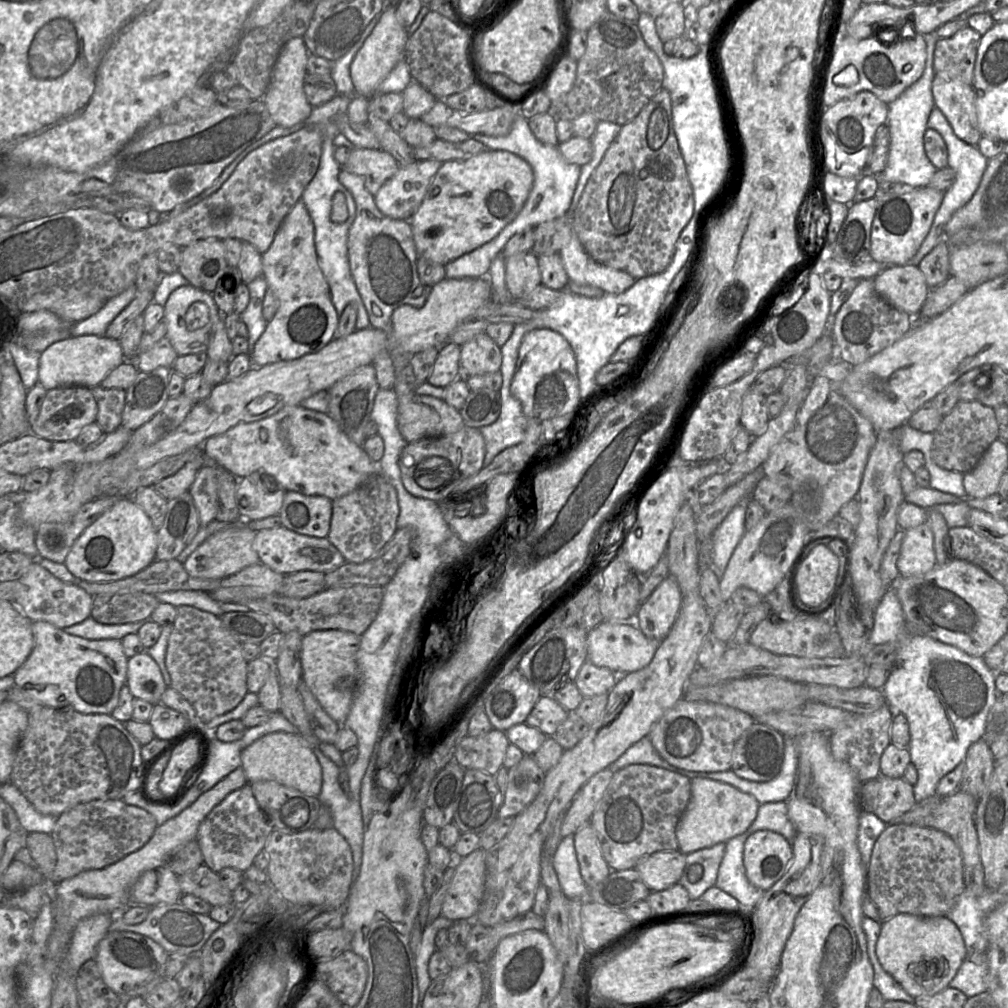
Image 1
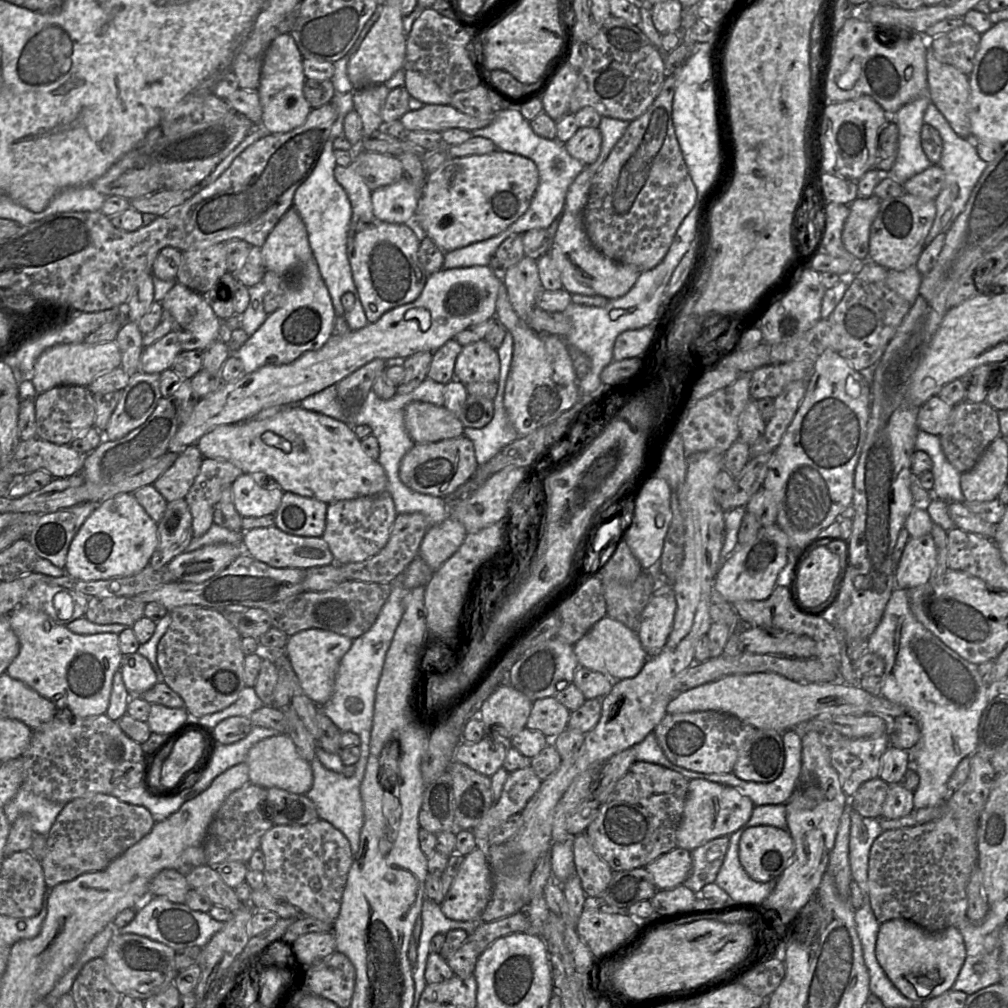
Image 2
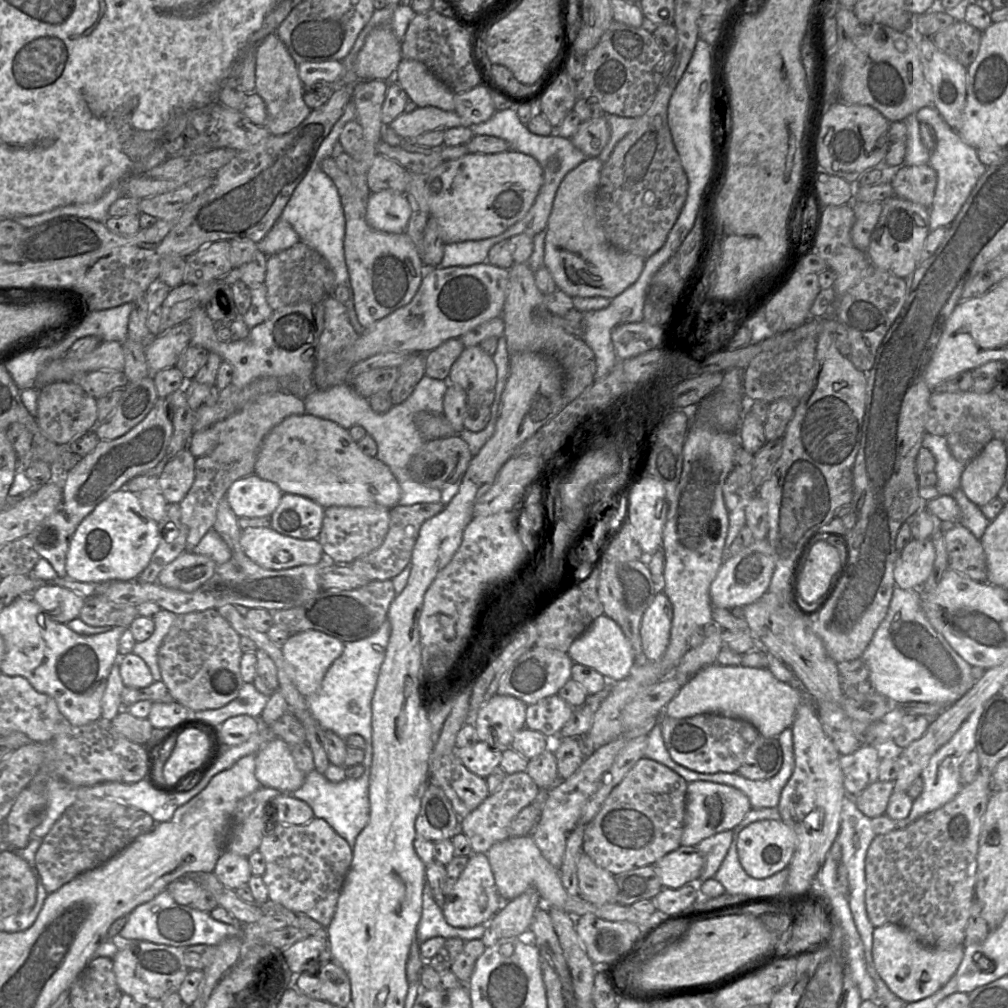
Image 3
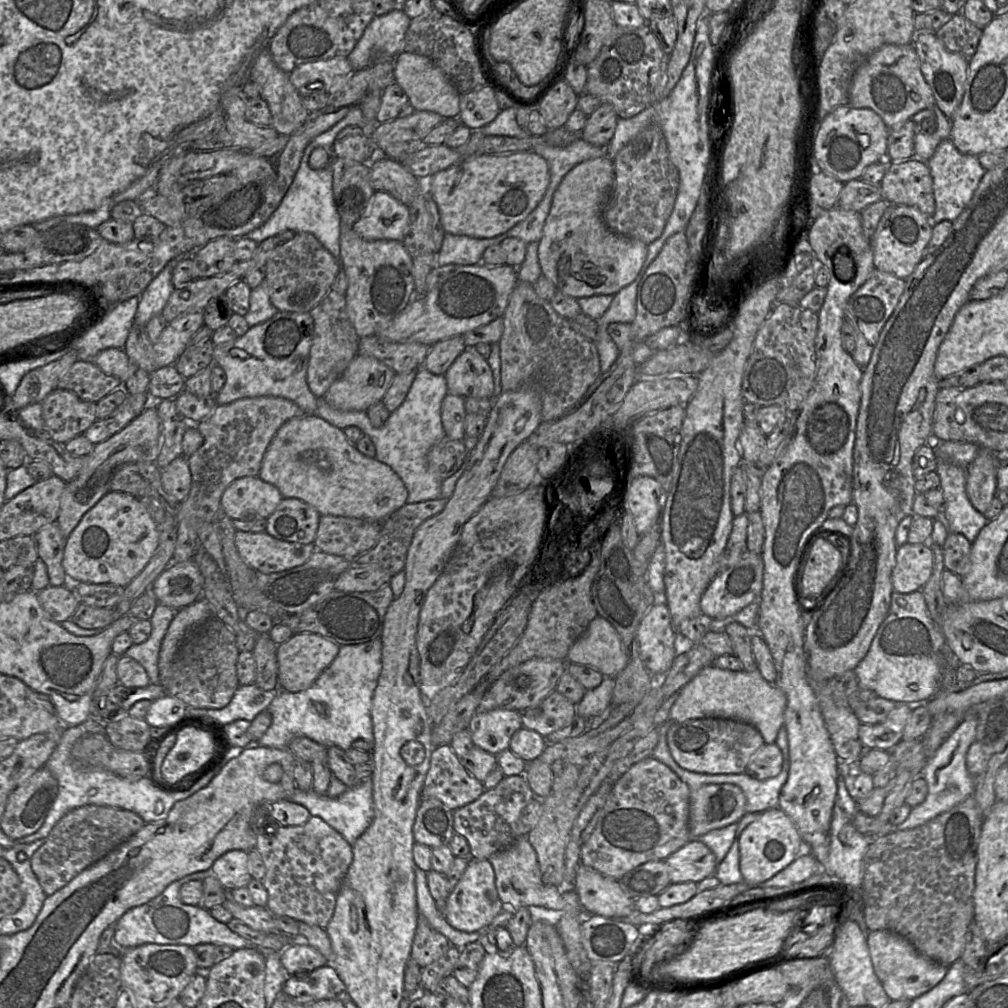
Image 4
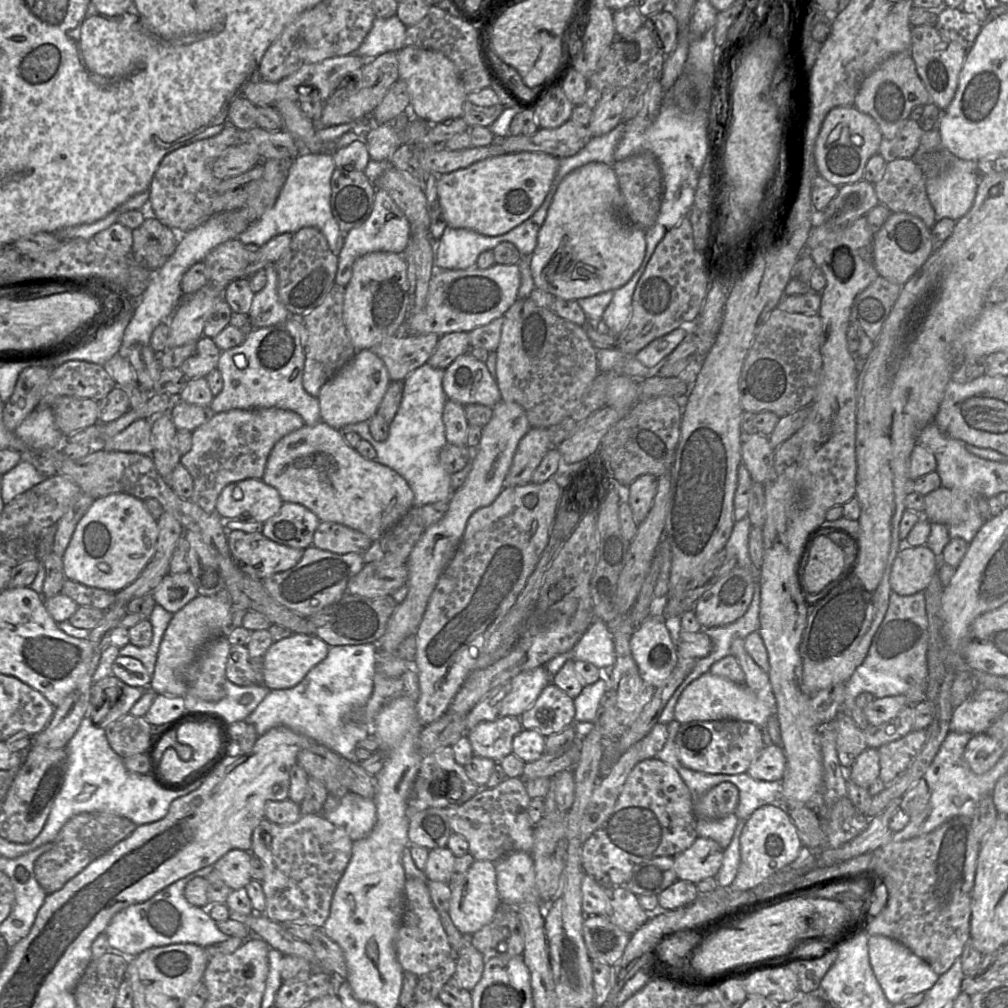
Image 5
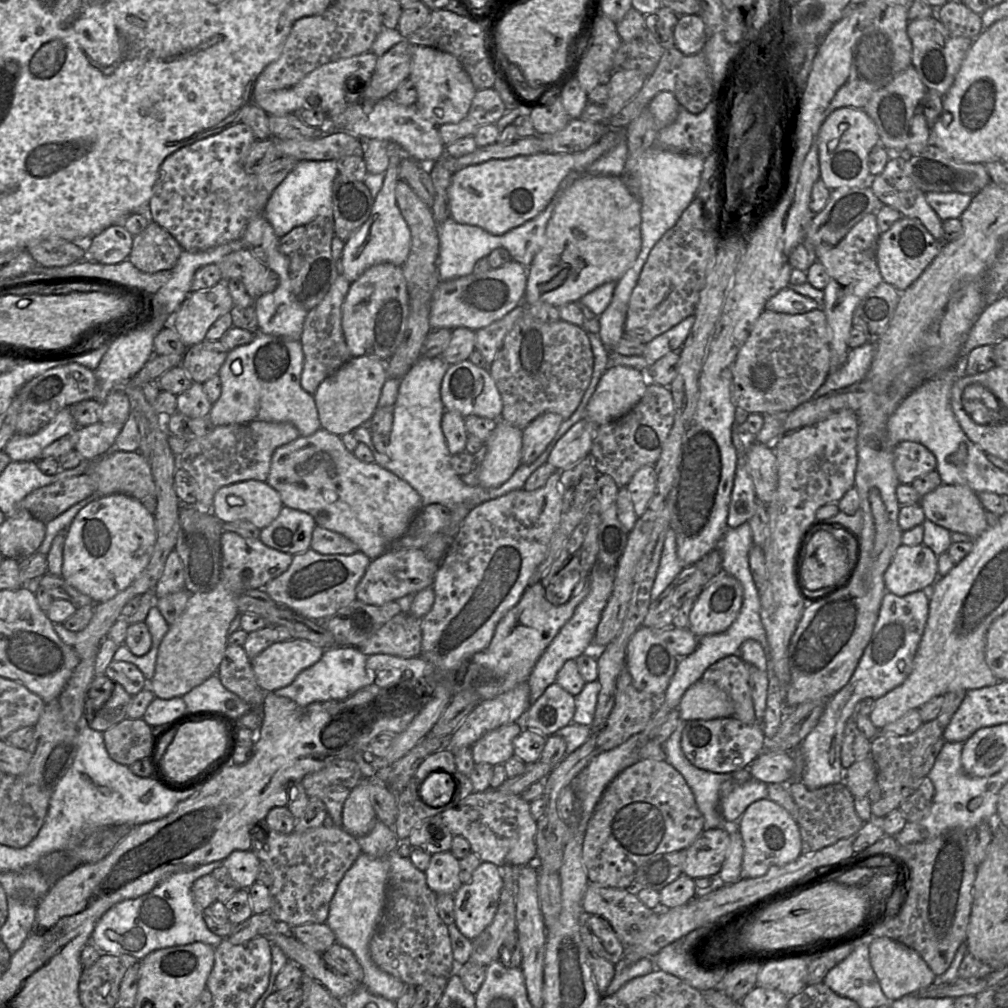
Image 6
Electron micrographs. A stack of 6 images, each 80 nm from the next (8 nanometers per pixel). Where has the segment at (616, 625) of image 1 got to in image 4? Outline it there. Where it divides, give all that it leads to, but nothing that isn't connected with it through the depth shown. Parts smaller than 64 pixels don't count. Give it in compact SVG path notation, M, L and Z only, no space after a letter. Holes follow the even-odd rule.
M597 615L570 647L566 662L591 666L614 678L626 667L627 655L615 628Z

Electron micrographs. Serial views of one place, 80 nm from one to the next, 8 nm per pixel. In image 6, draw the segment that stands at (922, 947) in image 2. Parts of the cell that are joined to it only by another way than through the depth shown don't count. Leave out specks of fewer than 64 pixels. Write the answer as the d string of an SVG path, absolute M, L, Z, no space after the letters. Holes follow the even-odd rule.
M879 937L869 944L869 958L872 969L884 995L891 1001L928 987L936 976L925 961L914 950L887 937Z

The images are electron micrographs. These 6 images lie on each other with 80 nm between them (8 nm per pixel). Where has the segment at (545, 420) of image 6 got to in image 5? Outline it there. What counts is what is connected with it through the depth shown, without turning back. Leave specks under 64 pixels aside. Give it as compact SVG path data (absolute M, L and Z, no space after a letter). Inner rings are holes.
M530 428L518 444L504 487L516 487L531 482L534 471L550 448L547 429Z

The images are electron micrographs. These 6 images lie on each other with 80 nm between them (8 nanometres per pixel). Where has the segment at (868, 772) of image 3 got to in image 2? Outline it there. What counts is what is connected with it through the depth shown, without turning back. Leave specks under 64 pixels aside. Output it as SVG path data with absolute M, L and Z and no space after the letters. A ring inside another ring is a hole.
M888 733L858 739L842 739L835 747L830 748L830 762L839 775L841 787L847 797L851 798L865 782L879 776L880 759L890 746Z

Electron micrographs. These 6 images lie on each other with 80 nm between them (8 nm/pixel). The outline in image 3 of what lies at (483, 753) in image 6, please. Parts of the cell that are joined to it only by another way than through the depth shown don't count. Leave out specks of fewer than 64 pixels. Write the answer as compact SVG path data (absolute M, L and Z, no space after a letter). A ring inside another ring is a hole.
M495 694L475 717L479 741L501 752L510 748L514 735L525 727L526 709L527 705L515 697Z

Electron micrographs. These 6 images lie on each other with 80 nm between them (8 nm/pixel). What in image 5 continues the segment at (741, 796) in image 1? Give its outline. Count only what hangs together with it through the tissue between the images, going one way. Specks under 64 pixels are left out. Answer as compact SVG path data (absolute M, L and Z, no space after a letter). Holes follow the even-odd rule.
M723 782L705 792L693 806L697 819L719 820L734 813L738 802L738 788Z

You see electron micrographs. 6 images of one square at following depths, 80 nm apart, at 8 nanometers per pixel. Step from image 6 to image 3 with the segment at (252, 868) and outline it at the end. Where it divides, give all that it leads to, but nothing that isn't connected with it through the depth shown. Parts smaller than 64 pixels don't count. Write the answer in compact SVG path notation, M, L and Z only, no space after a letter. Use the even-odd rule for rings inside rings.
M230 851L221 854L213 872L222 884L233 890L248 885L252 876L248 858Z

